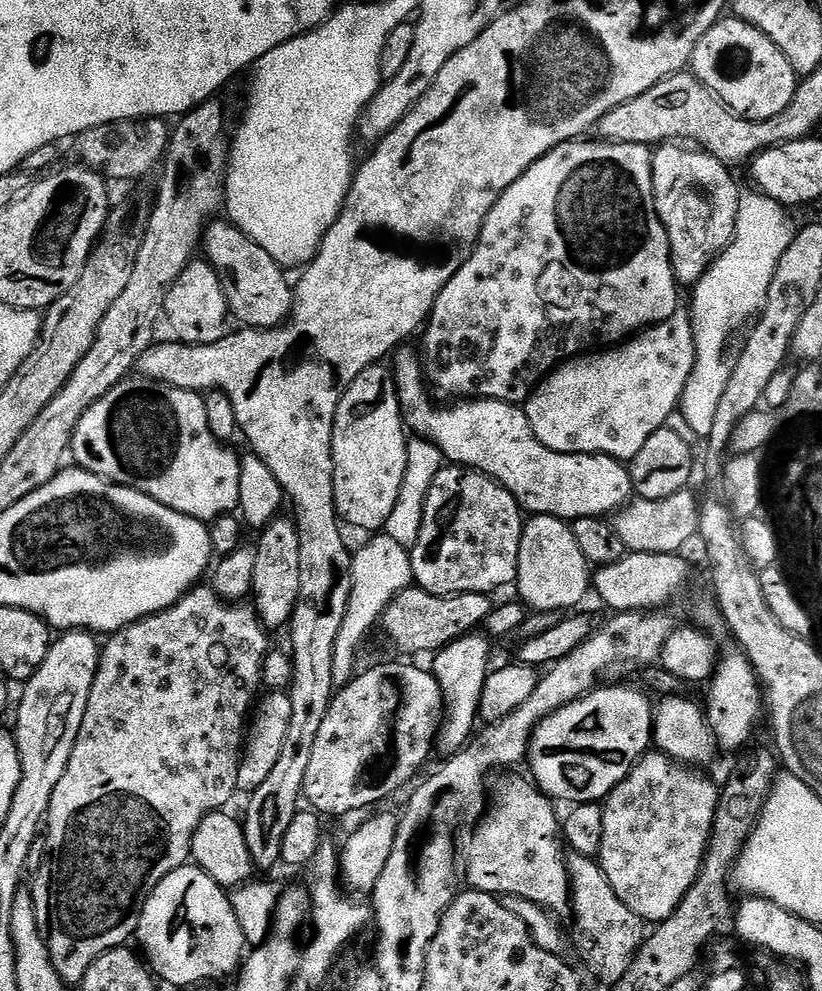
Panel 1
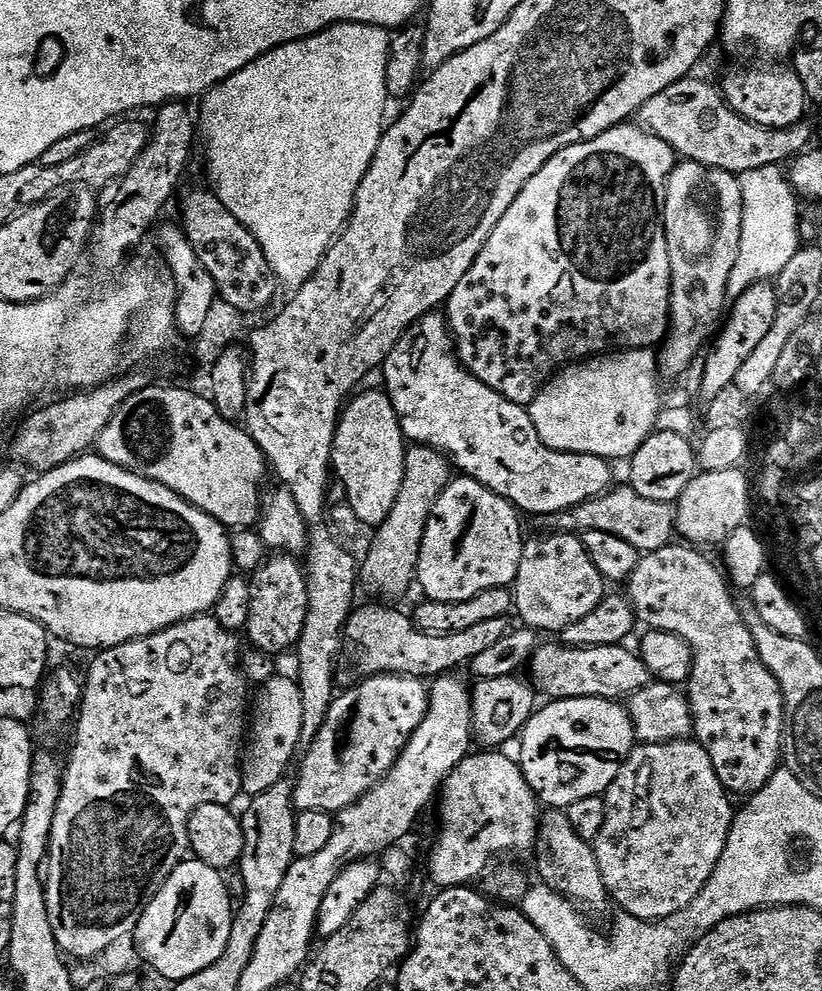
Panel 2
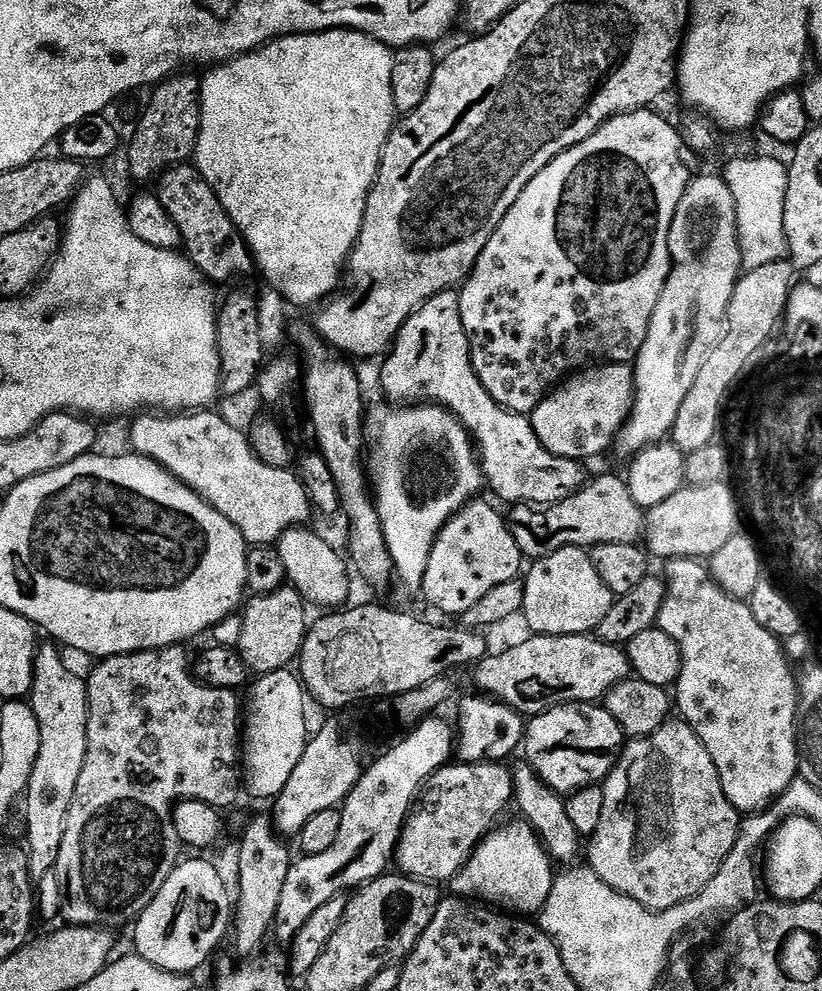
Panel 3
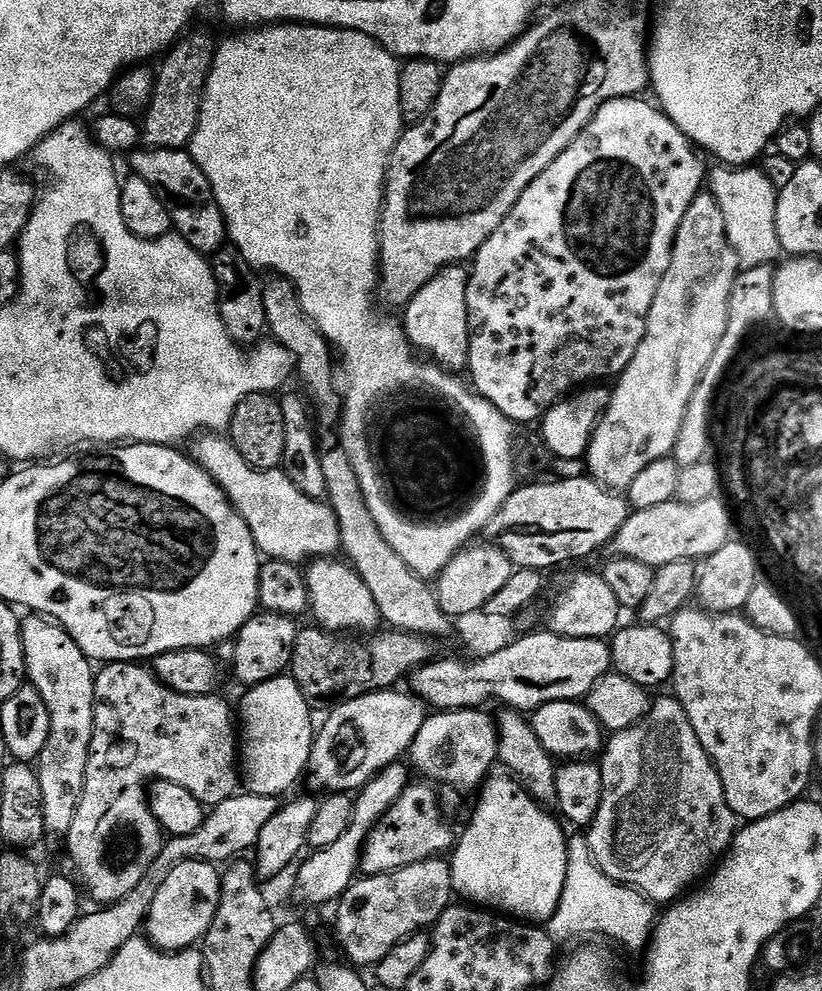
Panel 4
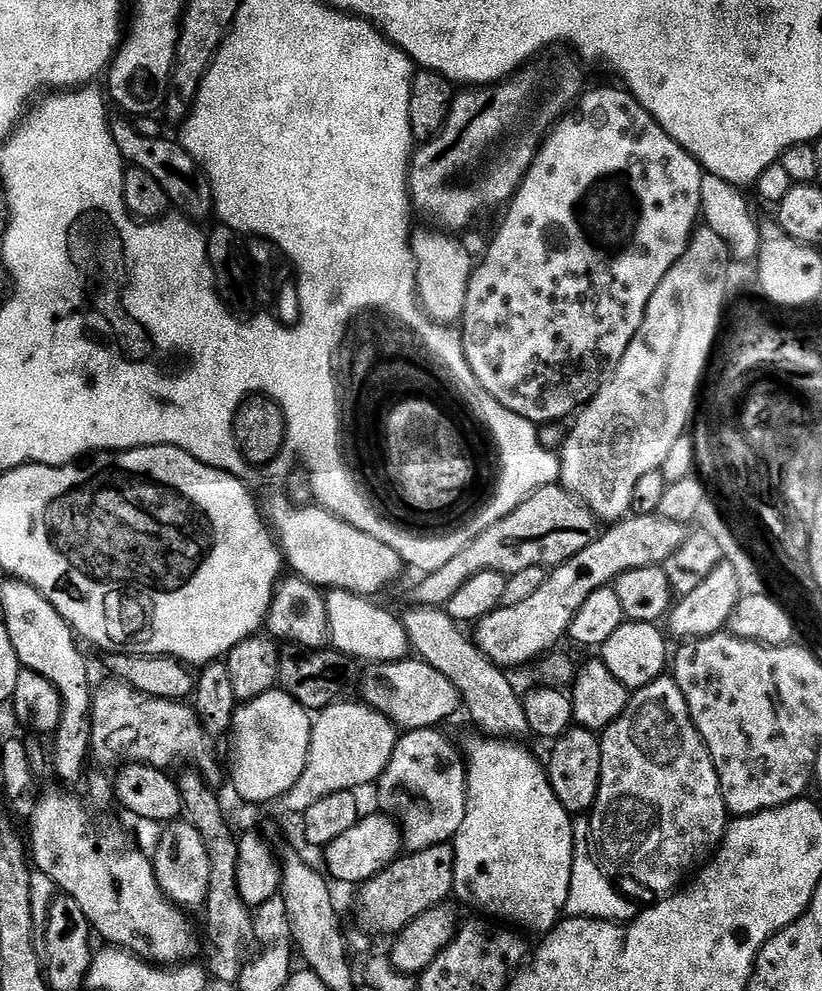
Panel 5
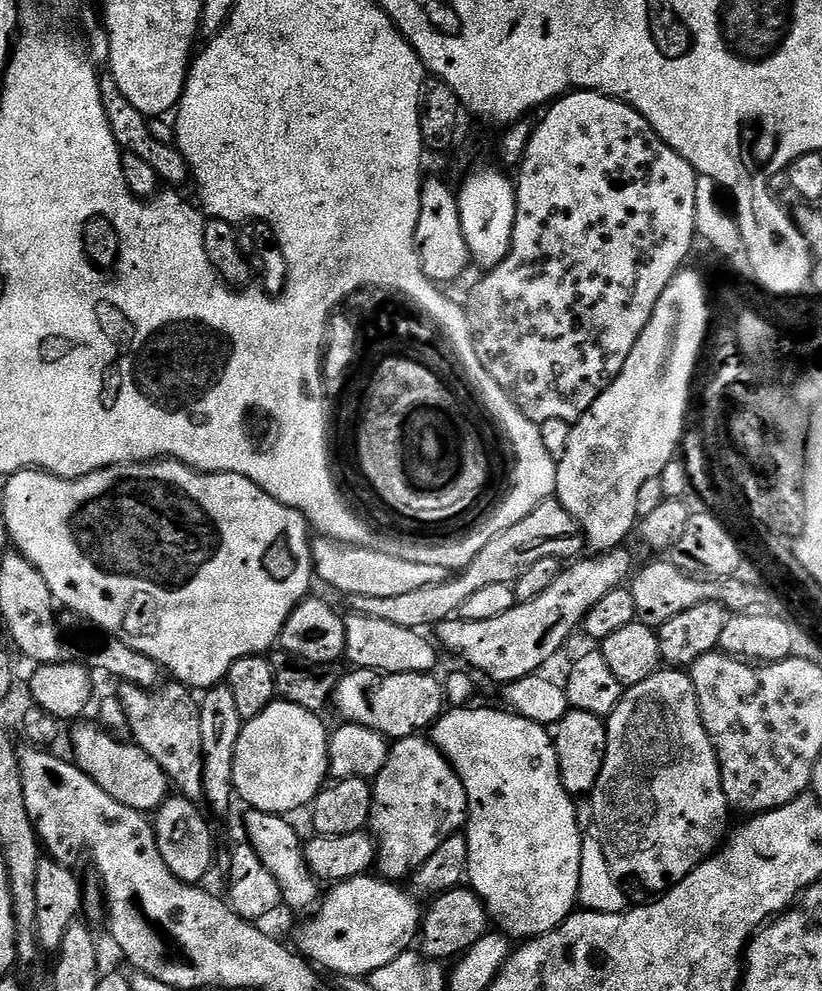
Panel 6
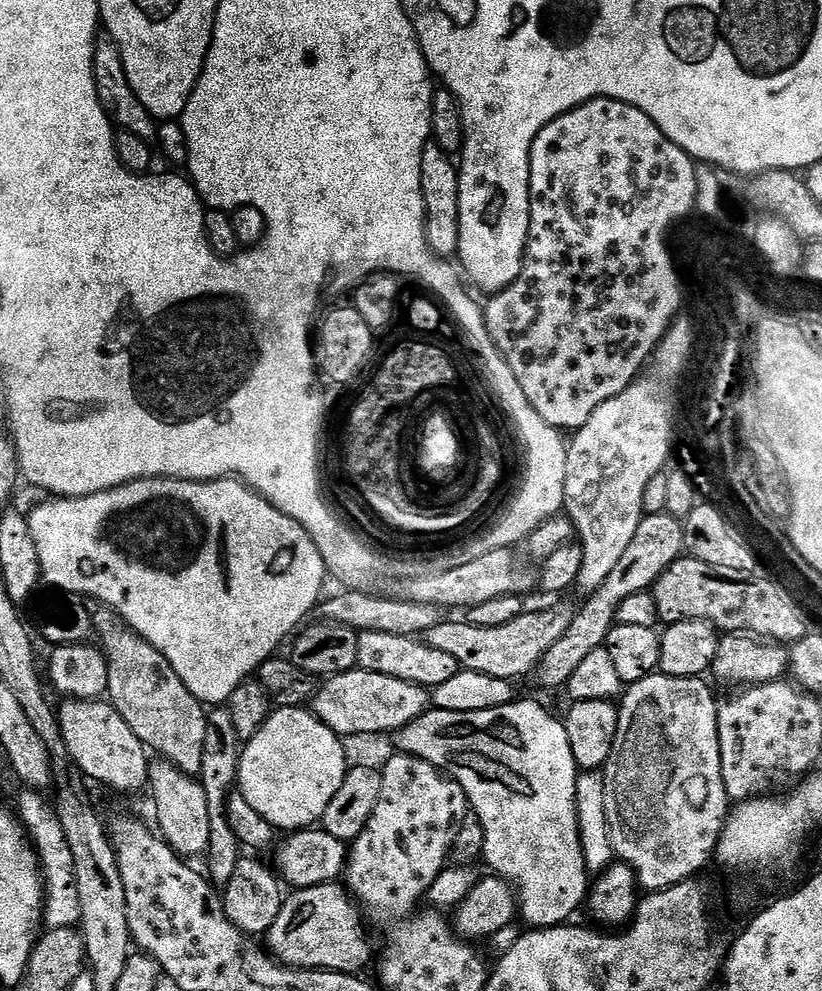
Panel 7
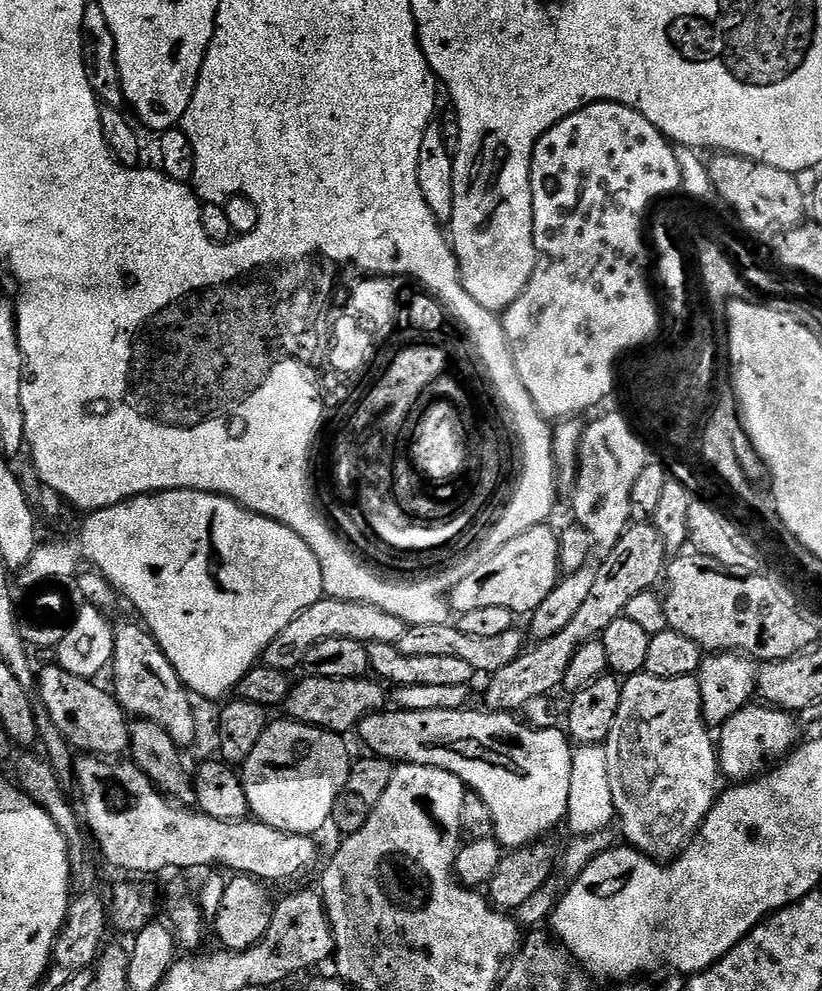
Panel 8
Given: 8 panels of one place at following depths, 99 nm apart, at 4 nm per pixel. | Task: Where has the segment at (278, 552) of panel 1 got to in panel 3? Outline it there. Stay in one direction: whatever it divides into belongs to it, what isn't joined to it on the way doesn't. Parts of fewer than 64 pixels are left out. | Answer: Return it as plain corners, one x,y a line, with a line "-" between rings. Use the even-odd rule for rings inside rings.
291,586
256,594
251,599
243,605
240,616
242,632
238,651
242,662
247,666
249,673
257,677
287,669
299,657
304,636
310,627
310,616
304,613
306,601

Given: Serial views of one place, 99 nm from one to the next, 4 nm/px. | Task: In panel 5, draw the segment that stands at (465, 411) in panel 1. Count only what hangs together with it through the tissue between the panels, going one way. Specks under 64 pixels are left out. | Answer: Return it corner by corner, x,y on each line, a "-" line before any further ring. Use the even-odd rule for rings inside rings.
444,230
417,231
411,237
416,259
416,295
429,319
440,326
456,326
463,321
466,310
466,290
474,271
474,259
455,235

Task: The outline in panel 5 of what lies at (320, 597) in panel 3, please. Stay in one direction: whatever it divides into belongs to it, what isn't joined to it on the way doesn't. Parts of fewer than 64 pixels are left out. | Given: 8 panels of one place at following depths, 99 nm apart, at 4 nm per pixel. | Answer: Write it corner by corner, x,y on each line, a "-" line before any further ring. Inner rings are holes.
329,591
326,596
326,612
330,614
331,647
357,662
369,660
372,666
409,659
410,645
401,617
397,613
387,612
382,605
376,603
380,602
353,592

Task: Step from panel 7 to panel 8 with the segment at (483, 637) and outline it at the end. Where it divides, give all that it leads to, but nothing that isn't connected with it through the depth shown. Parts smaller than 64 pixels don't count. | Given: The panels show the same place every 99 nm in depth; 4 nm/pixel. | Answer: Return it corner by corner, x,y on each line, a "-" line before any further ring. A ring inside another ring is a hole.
426,622
426,626
409,624
406,634
396,643
396,648
406,658
419,658
422,656
449,656
449,658
462,658
472,667
473,673
491,674
502,670
502,666
510,666
525,651
524,636
519,627
513,626
506,630
506,634
498,634
495,638
478,638
474,634
462,634
462,630
455,623
439,624

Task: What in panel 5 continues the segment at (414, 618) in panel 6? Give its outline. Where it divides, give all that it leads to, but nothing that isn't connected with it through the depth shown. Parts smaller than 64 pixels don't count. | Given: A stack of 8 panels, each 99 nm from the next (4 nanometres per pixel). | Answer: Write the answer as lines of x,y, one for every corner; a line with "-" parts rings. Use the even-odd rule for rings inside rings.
559,483
548,485
527,497
512,514
479,534
442,569
427,573
416,588
415,603
443,609
462,586
483,572
502,572
509,577
530,570
530,566
558,568
574,558
574,554
586,550
597,535
598,521
588,506

